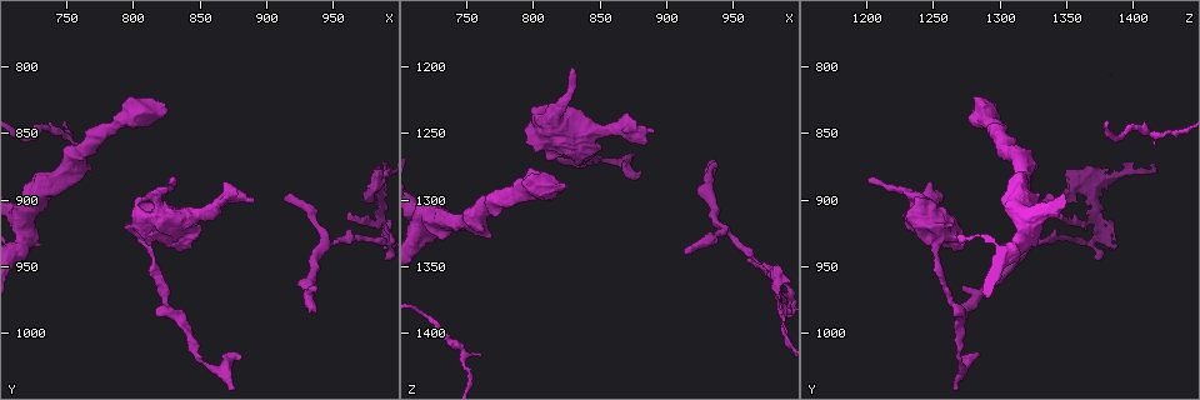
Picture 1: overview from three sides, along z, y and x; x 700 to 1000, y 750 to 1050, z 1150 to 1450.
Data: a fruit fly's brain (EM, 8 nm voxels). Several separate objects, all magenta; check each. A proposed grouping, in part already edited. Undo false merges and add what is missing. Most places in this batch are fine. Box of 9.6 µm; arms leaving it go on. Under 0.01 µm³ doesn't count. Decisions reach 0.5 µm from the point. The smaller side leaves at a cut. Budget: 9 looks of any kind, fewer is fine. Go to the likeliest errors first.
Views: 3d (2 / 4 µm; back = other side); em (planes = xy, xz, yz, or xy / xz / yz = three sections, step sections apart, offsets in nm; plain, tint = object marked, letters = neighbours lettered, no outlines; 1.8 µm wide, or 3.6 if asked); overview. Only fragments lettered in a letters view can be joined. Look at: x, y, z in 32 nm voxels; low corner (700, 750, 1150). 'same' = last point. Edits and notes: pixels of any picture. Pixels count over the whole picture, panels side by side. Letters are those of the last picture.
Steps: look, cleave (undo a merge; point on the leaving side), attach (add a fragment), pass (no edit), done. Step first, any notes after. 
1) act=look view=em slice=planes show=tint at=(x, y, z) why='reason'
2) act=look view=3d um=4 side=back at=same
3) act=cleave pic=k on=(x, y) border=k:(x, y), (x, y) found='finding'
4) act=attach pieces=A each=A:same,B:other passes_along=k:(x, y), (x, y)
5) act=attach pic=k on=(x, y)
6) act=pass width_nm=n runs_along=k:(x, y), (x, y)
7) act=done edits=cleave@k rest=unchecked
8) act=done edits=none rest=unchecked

act=look view=em slice=planes show=letters at=(936, 984, 1274) why='an open end'

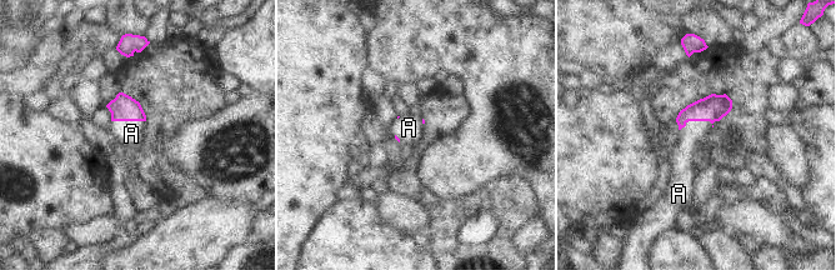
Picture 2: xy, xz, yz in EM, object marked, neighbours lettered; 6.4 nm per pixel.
act=attach pieces=A each=A:same found='the cell continues'

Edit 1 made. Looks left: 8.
act=look view=overview why='redraw'

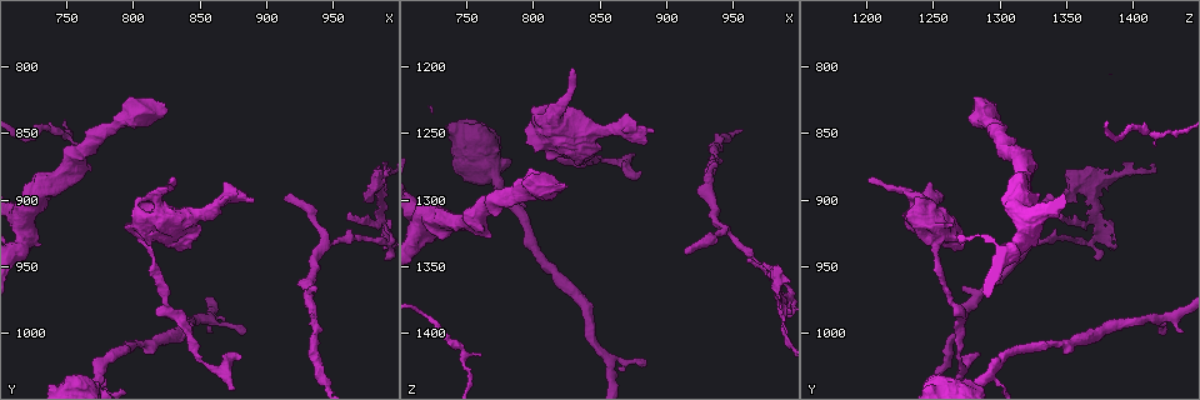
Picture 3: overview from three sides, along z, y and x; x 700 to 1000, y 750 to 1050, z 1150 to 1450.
act=look view=3d um=2 at=(880, 1018, 1282)

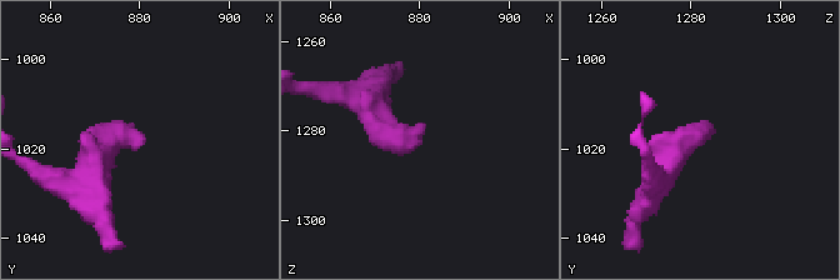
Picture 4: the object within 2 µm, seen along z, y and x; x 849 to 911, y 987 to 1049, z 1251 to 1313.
act=look view=em slice=yz step=8 show=letters at=(881, 1016, 1283) why='need the tissue'

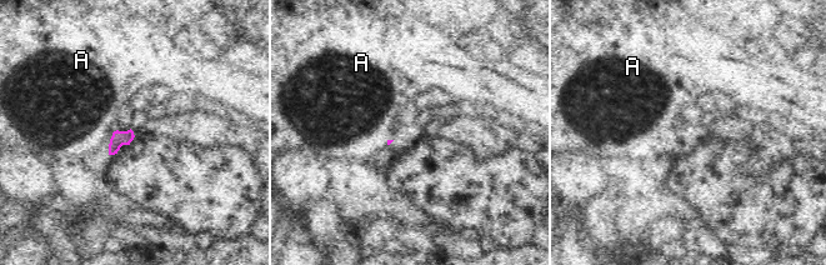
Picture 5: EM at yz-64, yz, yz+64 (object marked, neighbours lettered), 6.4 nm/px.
act=pass longest_contact=A:40nm each=A:other found='none of them fits'

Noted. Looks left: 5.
act=look view=3d um=2 at=(974, 900, 1346) why='branch stops here'

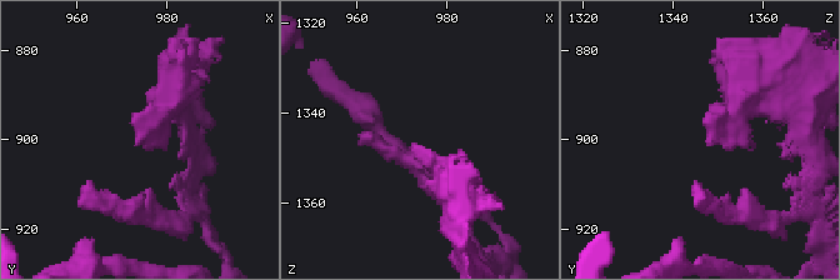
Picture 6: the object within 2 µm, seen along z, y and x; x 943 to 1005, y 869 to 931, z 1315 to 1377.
act=look view=em slice=xz step=8 show=tint at=(973, 900, 1347) why='need the tissue'

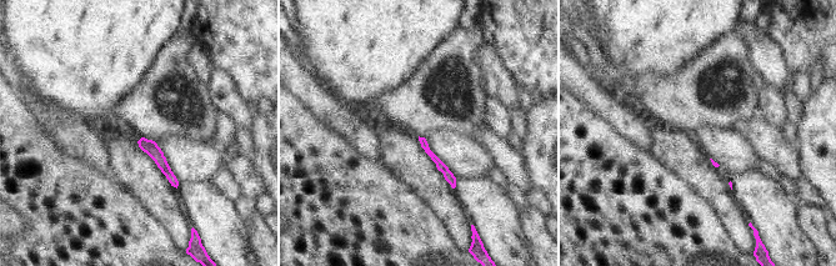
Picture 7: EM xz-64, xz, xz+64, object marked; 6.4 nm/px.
act=look view=em slice=yz step=4 show=letters at=same

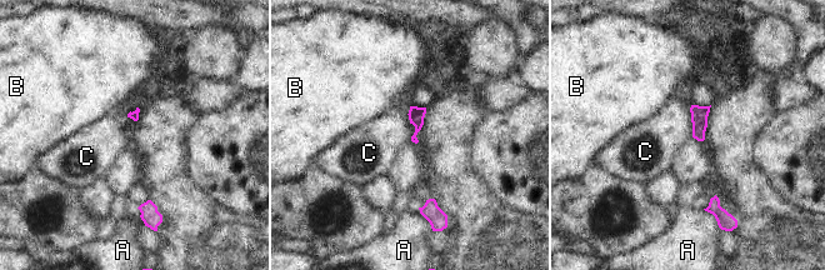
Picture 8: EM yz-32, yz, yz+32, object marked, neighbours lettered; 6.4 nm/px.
act=pass each=A:other,B:other,C:other found='no lettered fragment goes on from it'

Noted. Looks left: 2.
act=look view=3d um=4 side=back at=(914, 900, 1342) why='branch stops here'

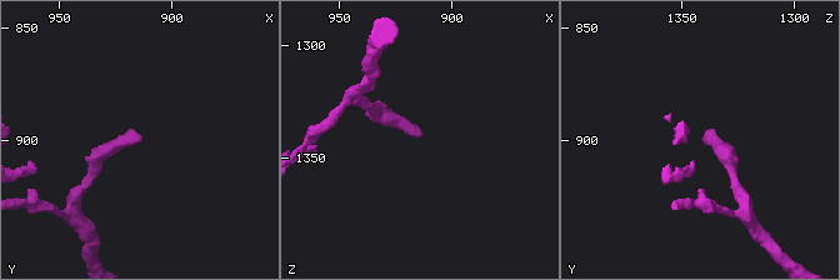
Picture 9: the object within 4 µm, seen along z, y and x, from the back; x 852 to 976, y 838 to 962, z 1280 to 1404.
act=look view=em um=3.6 slice=planes show=letters at=(915, 900, 1341) why='need the tissue'

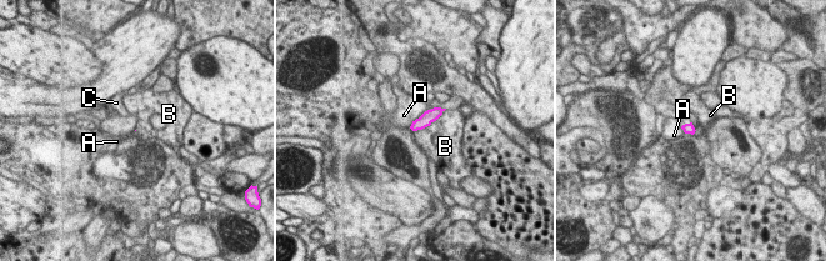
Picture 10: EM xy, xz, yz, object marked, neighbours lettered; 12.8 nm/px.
act=attach pieces=C each=A:other,B:other,C:same passes_along=10:(687, 128), (685, 124), (682, 120) found='it goes on there'

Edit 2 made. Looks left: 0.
act=done edits=attach@2,attach@10 rest=unchecked

